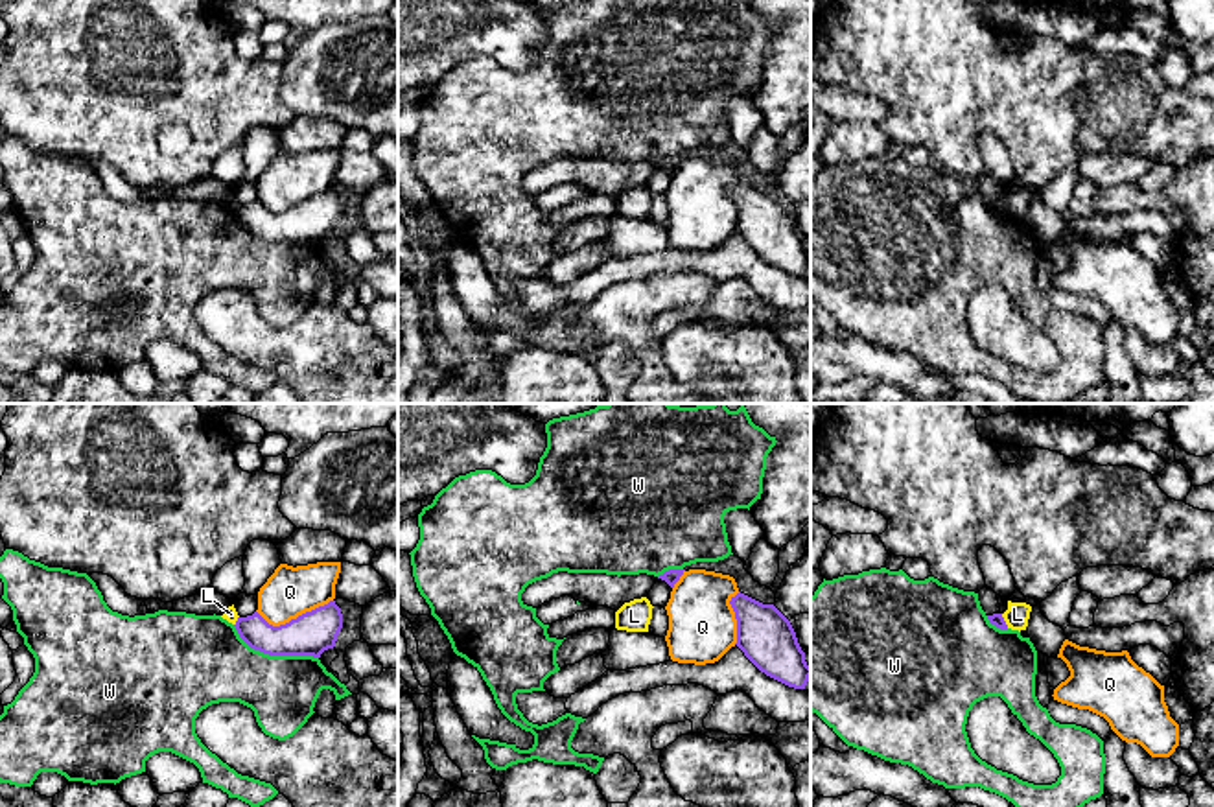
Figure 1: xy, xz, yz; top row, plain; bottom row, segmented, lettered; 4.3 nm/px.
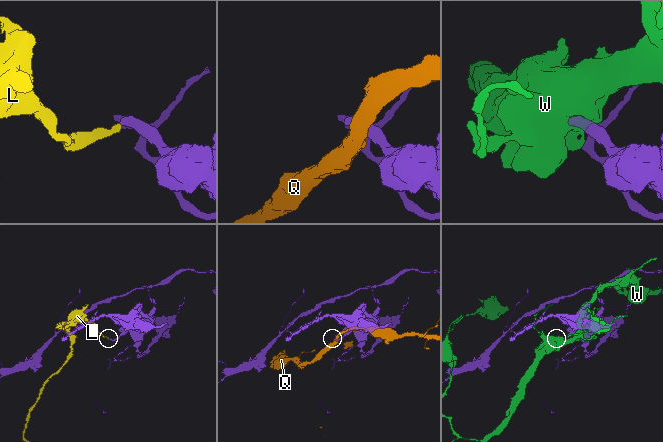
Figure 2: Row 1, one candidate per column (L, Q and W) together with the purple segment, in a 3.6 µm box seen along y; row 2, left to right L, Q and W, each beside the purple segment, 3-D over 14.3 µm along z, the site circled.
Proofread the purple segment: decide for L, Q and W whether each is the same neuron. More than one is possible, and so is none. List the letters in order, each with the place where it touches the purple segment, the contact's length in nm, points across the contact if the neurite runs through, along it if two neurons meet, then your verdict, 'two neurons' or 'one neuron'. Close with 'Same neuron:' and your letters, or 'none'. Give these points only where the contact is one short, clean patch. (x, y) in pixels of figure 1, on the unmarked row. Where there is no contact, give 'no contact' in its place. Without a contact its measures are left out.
L: yz (1004, 209) | 70 nm | along yz (1001, 201), (1008, 214) | two neurons
Q: xy (293, 207) | 340 nm | two neurons
W: xy (273, 242) | 400 nm | two neurons
Same neuron: none

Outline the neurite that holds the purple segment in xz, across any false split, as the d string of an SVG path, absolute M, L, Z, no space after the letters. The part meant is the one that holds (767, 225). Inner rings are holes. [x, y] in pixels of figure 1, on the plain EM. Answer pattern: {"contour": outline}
{"contour": "M744 181L730 188L737 206L737 234L766 263L805 276L811 254L790 208L774 193Z"}

